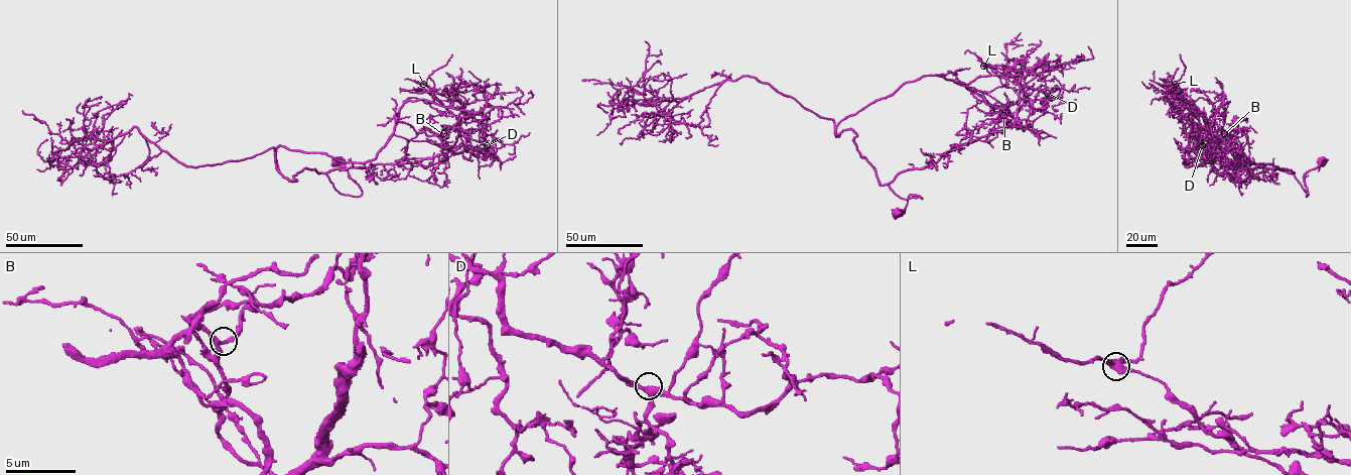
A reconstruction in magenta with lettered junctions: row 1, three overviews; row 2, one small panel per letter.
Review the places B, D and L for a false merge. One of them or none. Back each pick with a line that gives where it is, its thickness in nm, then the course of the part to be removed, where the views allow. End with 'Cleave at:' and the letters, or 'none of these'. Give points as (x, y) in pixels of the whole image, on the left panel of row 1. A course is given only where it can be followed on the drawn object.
L: at (423, 84); 440 nm thick; foreign part runs (423, 84), (452, 54)
Cleave at: L

